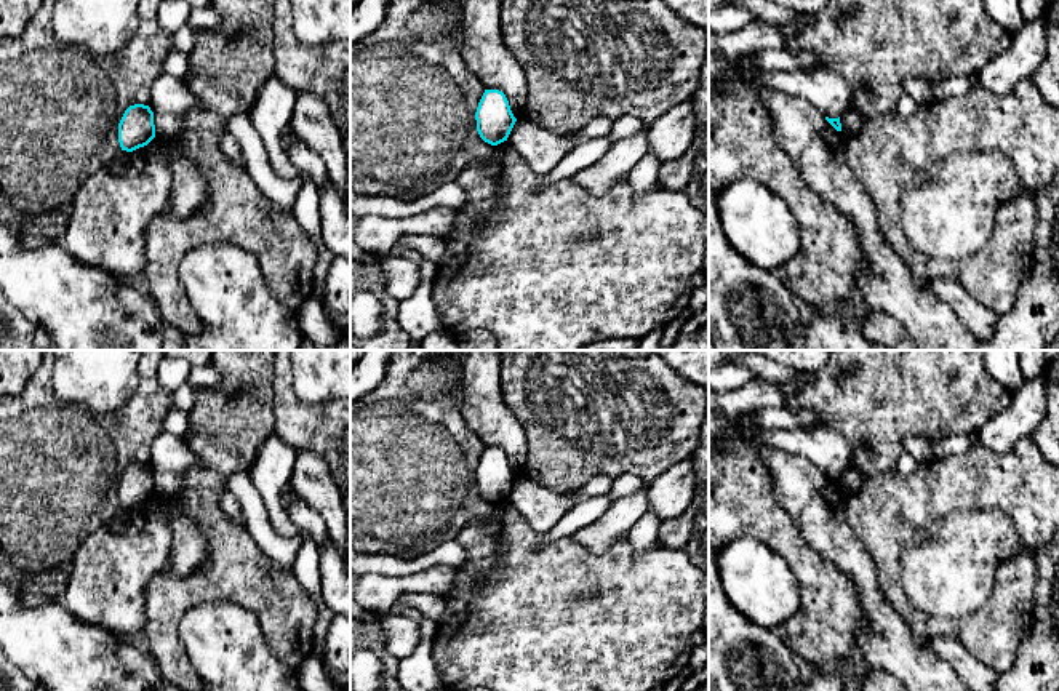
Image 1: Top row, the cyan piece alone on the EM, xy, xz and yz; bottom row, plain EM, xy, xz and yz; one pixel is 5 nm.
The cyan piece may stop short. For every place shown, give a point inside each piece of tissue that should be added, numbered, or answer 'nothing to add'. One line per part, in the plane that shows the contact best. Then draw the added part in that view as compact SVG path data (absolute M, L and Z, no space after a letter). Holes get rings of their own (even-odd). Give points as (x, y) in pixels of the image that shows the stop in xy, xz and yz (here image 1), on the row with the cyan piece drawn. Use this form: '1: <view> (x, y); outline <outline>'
nothing to add

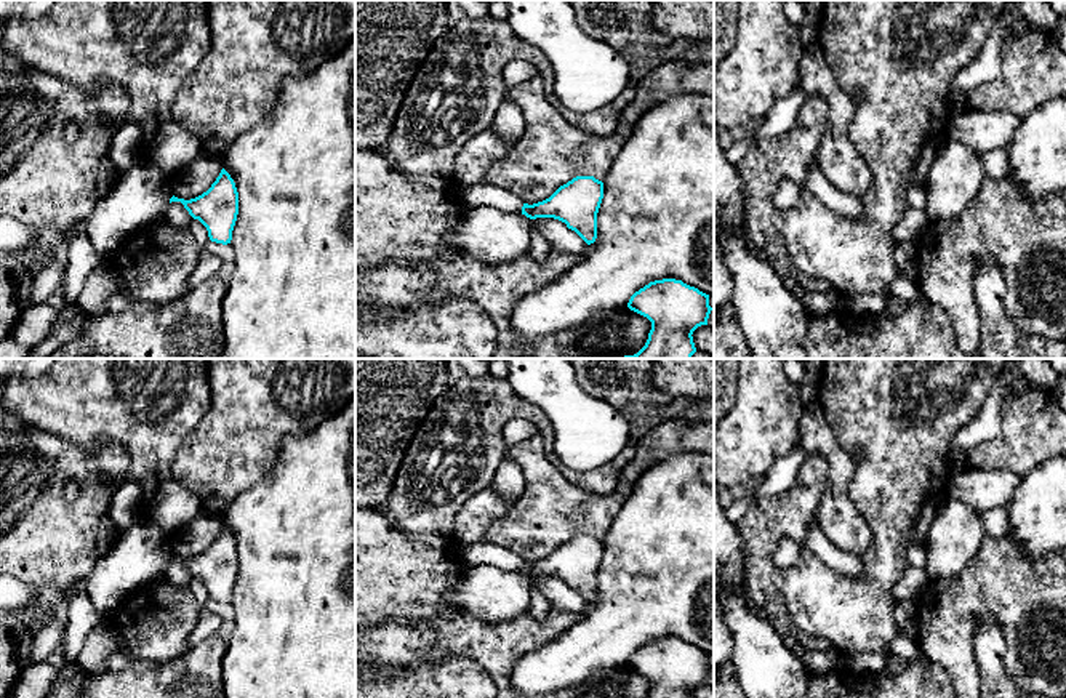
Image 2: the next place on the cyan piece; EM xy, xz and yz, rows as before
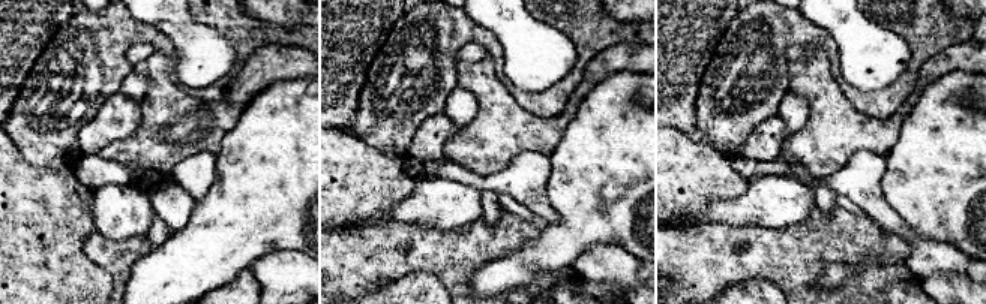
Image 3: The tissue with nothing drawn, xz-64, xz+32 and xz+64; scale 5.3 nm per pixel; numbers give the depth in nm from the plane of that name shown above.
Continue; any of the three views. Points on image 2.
1: xz (482, 194); outline M487 183L464 187L459 203L463 208L493 207L504 213L522 213L523 207L512 192Z

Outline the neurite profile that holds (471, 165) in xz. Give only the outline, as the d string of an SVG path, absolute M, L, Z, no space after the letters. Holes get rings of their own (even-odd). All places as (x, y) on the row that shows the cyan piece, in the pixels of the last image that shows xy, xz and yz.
M491 128L474 136L459 152L453 166L453 179L464 187L483 183L490 165L512 149Z

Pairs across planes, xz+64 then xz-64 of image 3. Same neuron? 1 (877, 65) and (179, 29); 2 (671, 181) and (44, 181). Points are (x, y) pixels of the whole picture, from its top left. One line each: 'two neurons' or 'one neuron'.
1: one neuron
2: one neuron

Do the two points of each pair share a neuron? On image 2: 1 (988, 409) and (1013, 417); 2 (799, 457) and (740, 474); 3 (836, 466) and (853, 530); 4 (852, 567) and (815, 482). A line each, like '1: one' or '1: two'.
1: two
2: two
3: one
4: two

